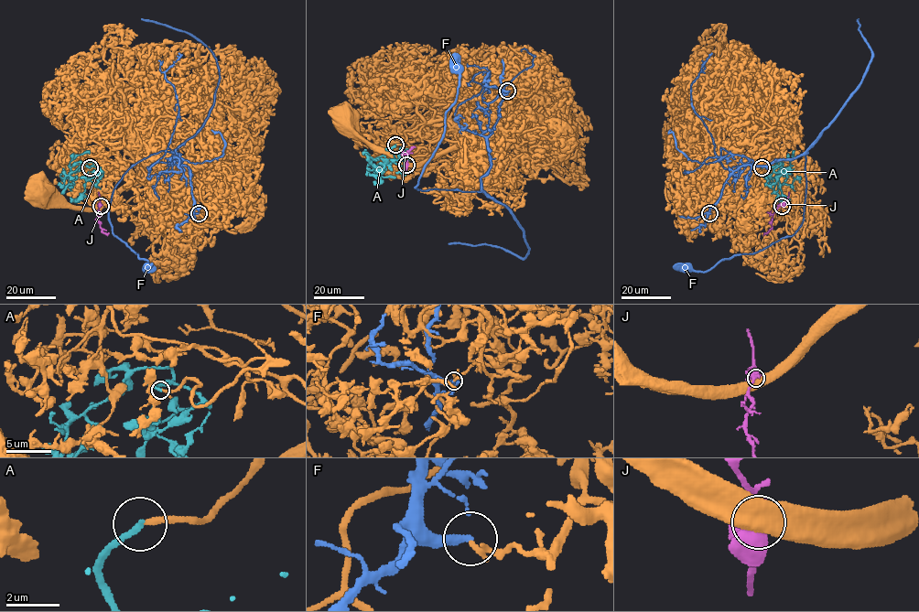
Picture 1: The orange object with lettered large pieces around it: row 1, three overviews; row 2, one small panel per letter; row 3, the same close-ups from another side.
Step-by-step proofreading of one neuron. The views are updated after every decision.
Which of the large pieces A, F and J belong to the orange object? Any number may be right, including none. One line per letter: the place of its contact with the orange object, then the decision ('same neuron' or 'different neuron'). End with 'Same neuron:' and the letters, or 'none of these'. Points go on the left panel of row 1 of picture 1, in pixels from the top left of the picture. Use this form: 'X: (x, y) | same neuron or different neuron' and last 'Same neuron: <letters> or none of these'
A: (90, 167) | same neuron
F: (199, 213) | different neuron
J: (101, 206) | different neuron
Same neuron: A

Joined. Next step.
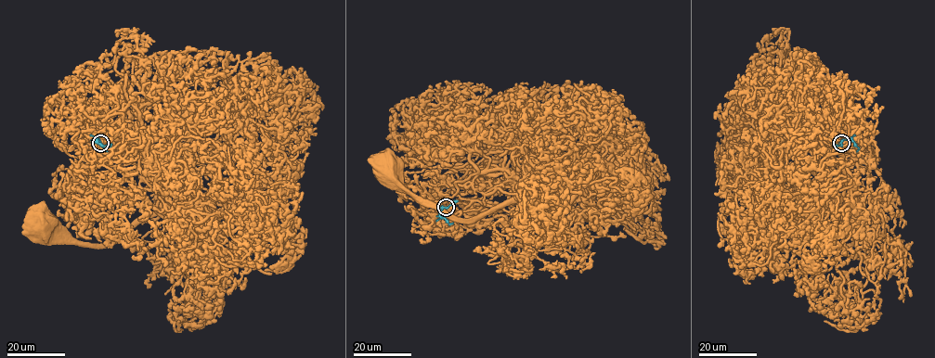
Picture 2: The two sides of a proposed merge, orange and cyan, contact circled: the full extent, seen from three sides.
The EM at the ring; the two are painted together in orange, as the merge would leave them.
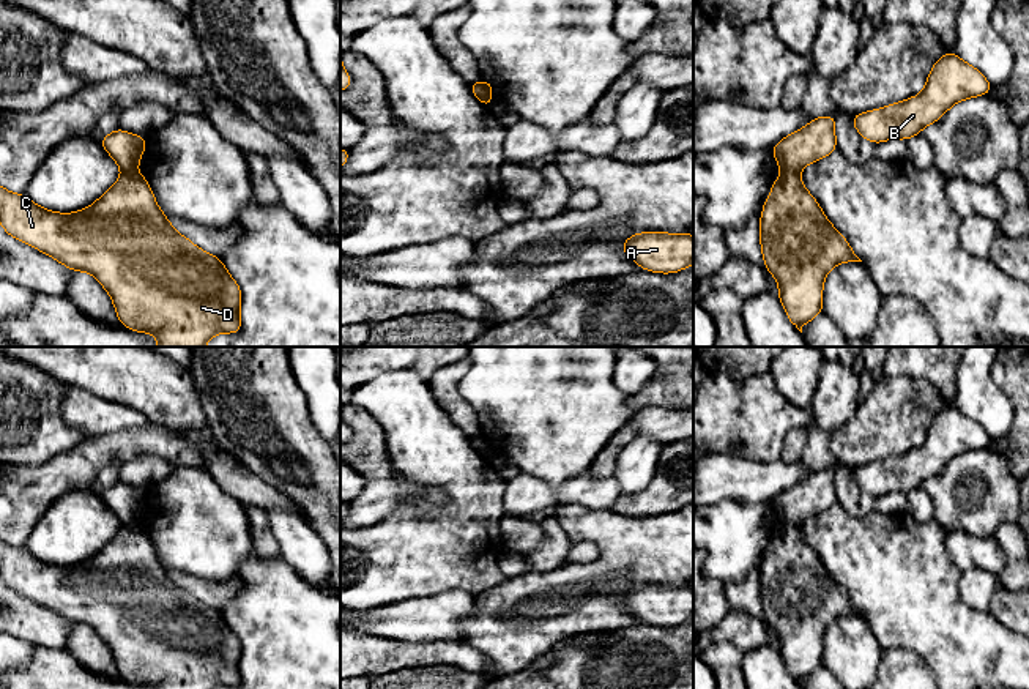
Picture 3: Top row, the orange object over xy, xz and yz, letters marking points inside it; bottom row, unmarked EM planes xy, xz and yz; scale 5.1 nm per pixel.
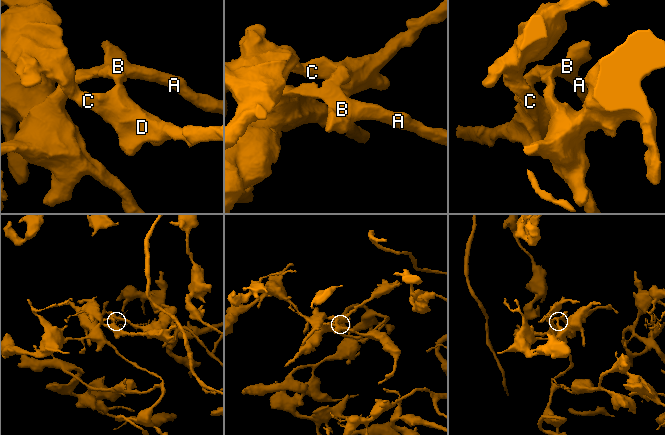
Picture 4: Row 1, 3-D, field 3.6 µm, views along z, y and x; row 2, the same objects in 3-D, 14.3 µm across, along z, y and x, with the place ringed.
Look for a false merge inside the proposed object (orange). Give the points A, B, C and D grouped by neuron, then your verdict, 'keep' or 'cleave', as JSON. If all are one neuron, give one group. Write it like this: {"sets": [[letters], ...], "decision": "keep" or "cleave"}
{"sets": [["A", "B"], ["C", "D"]], "decision": "cleave"}

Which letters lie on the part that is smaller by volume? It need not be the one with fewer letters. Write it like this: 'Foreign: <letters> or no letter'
Foreign: C, D

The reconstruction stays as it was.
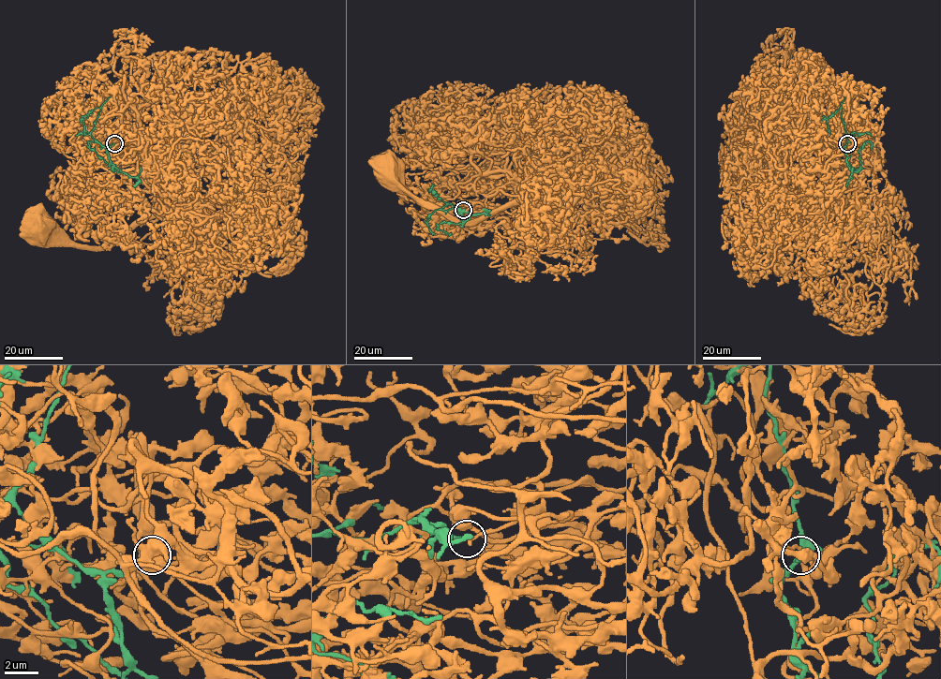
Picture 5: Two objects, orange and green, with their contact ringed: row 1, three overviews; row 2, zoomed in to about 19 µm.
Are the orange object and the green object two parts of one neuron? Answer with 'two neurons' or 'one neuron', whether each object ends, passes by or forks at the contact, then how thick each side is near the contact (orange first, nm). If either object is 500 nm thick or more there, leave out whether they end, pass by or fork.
two neurons; orange ends; green ends; calibres 190 and 190 nm

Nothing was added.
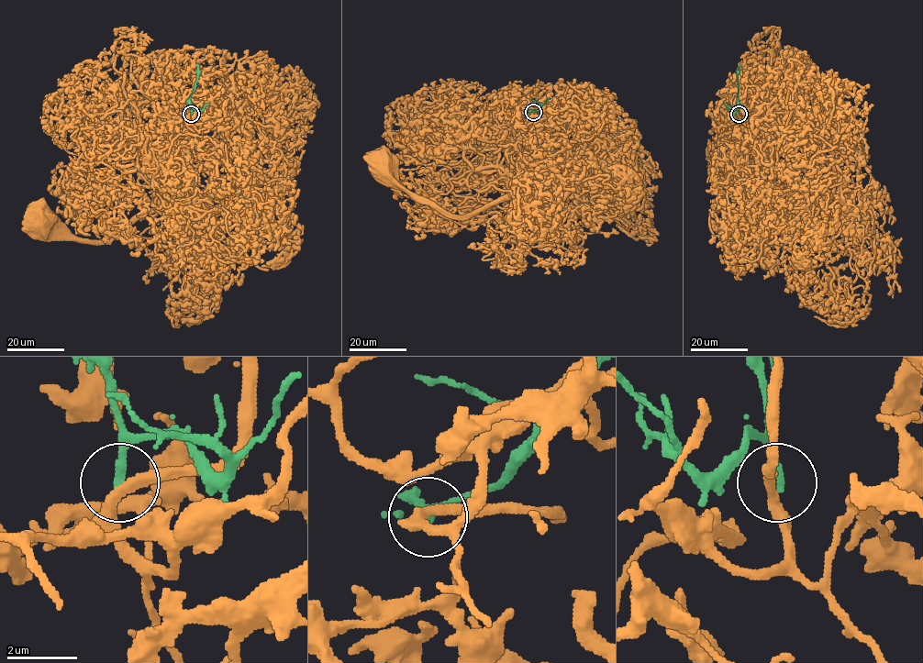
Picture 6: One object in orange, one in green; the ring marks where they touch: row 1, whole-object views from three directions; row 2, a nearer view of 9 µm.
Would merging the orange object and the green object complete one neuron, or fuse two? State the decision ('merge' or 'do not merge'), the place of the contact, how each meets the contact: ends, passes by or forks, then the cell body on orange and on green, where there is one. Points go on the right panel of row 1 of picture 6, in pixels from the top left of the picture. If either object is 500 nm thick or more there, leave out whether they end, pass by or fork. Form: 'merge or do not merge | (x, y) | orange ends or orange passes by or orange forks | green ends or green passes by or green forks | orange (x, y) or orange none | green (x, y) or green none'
do not merge | (739, 114) | orange passes by | green ends | orange (792, 223) | green none

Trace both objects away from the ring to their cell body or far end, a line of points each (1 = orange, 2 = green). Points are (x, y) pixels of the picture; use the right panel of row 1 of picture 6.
1: (739, 114), (750, 129), (767, 130), (784, 152), (781, 177), (826, 208), (843, 237), (810, 239), (794, 224)
2: (739, 113), (737, 76), (739, 65)

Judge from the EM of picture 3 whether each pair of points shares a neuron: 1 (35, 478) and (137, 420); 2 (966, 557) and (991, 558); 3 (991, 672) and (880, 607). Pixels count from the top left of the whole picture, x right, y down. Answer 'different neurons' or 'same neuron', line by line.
1: different neurons
2: same neuron
3: same neuron

